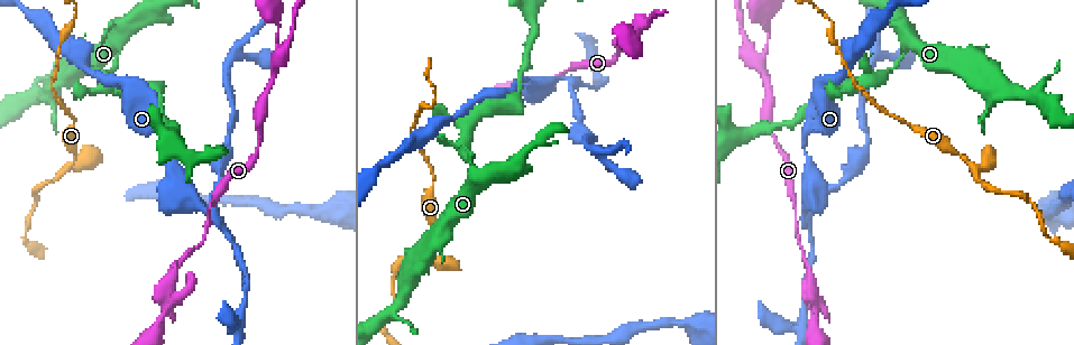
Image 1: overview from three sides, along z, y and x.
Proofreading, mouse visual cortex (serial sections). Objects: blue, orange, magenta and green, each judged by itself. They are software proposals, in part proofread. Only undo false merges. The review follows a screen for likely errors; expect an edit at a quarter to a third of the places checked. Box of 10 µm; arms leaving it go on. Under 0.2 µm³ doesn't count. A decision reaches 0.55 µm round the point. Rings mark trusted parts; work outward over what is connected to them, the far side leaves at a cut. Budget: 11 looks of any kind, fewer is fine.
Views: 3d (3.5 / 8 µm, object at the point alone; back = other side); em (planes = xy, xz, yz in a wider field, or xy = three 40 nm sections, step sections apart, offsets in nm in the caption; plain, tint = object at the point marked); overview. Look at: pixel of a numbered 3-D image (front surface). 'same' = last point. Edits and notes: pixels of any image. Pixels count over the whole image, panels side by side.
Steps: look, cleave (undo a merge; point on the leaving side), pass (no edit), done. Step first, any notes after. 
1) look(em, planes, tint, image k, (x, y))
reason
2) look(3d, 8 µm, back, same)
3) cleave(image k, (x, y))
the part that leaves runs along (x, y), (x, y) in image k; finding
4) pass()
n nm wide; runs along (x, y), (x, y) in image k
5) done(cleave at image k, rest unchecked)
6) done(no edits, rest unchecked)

look(3d, 3.5 µm, image 1, (964, 159))
thick turns thin

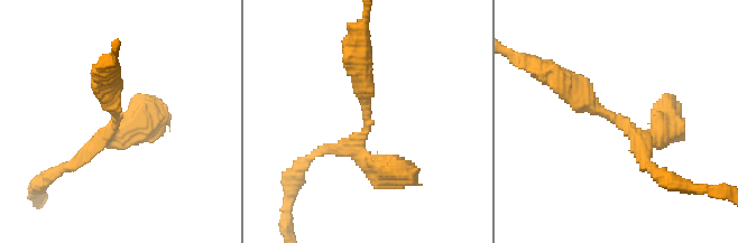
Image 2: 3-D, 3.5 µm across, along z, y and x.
look(em, xy, step 1, tint, image 2, (368, 124))
now the EM

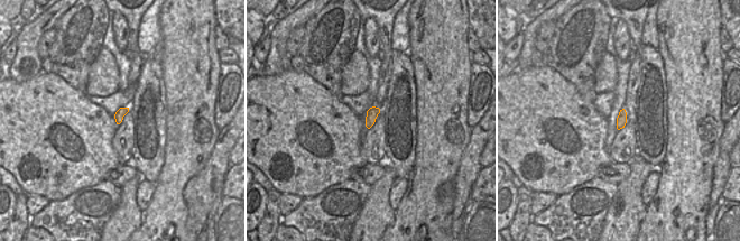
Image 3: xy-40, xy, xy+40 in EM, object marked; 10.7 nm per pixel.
pass()
runs along (556, 76), (637, 134), (666, 124) in image 2; continuous, no second cell

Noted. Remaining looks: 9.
look(3d, 3.5 µm, image 1, (639, 30))
two arms in line, one across

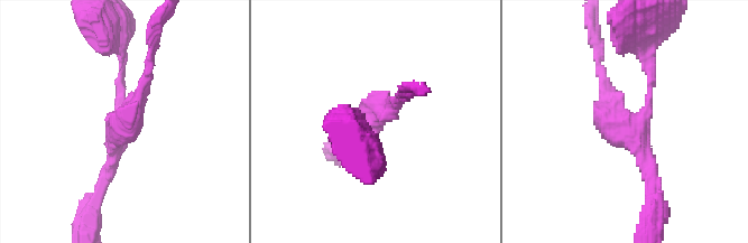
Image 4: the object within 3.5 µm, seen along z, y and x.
look(em, xy, step 1, tint, image 4, (117, 136))
3 arms; arms of 150, 200, 200 nm; shape alone is not enough

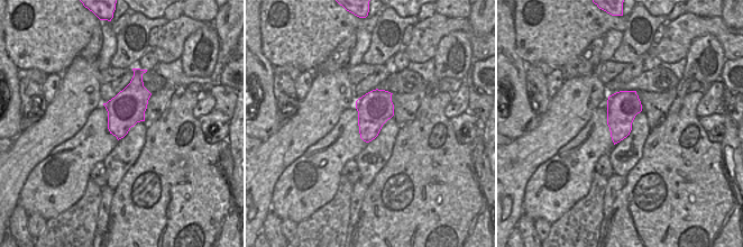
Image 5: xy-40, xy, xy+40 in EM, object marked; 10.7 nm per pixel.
pass()
runs along (92, 201), (113, 162), (123, 63) in image 4; one cell here

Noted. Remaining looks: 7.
look(3d, 3.5 µm, image 1, (524, 77))
sharp bend

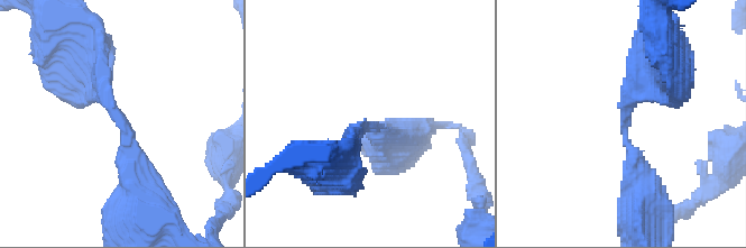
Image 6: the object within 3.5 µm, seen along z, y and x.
look(em, xy, step 3, tint, image 6, (112, 107))
arms of 200, 350 nm

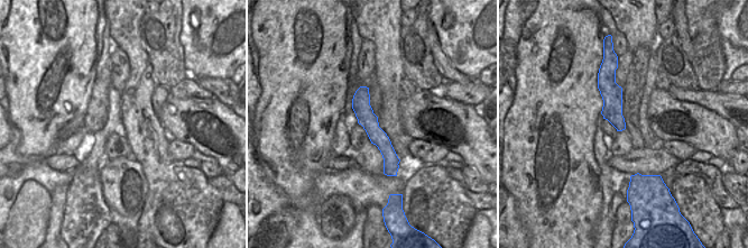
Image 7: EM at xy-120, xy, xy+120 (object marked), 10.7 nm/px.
pass()
runs along (77, 75), (122, 124), (132, 175) in image 6; all the same cell

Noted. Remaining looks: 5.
look(3d, 3.5 µm, image 1, (814, 315))
thin neck

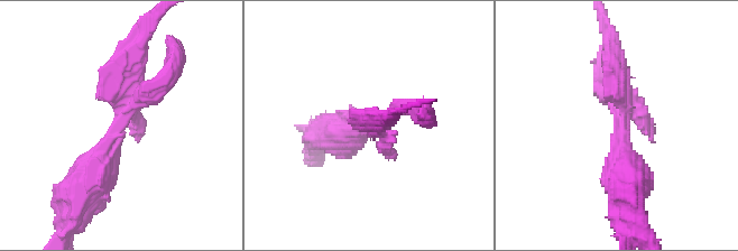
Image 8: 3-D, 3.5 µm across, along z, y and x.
look(em, xy, step 1, tint, image 8, (622, 124))
need the tissue

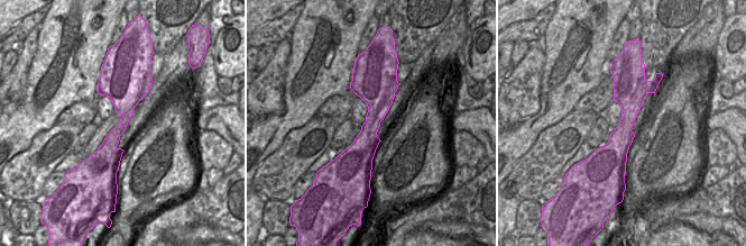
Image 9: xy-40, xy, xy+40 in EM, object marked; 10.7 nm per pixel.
cleave(image 8, (171, 81))
two cells meet here

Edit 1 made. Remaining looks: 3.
look(overview)

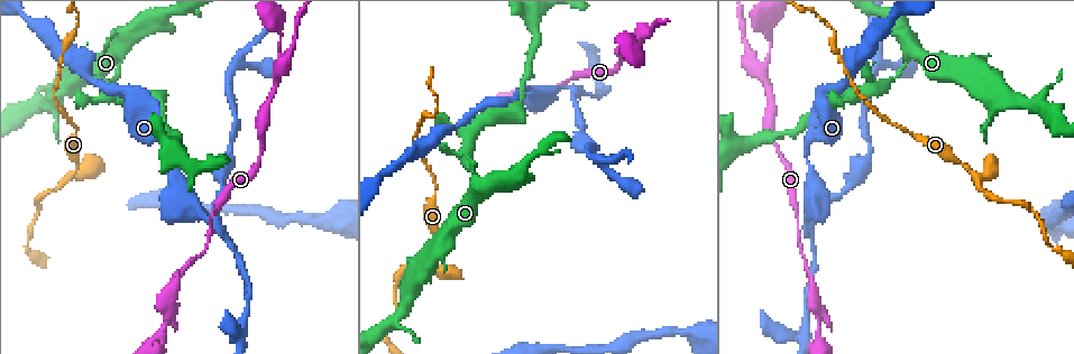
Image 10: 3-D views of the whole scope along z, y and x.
look(3d, 3.5 µm, image 10, (807, 220))
abrupt turn

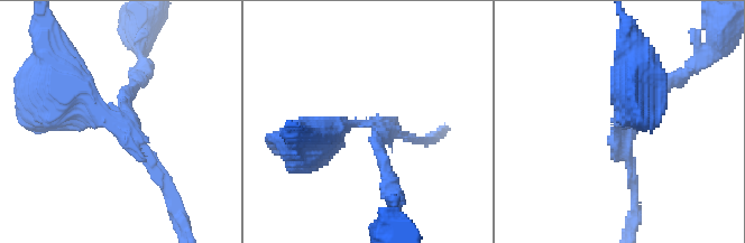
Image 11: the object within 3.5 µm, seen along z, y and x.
look(em, xy, step 3, tint, image 11, (377, 128))
now the EM

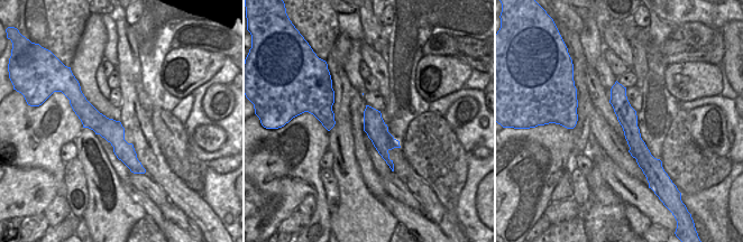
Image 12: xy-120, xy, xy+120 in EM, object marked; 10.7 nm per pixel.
cleave(image 11, (141, 152))
3 arms; the part that leaves runs along (380, 129), (380, 158), (394, 201) in image 11; a second cell is stuck on

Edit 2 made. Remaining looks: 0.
done(cleave at image 8, cleave at image 11, rest unchecked)

